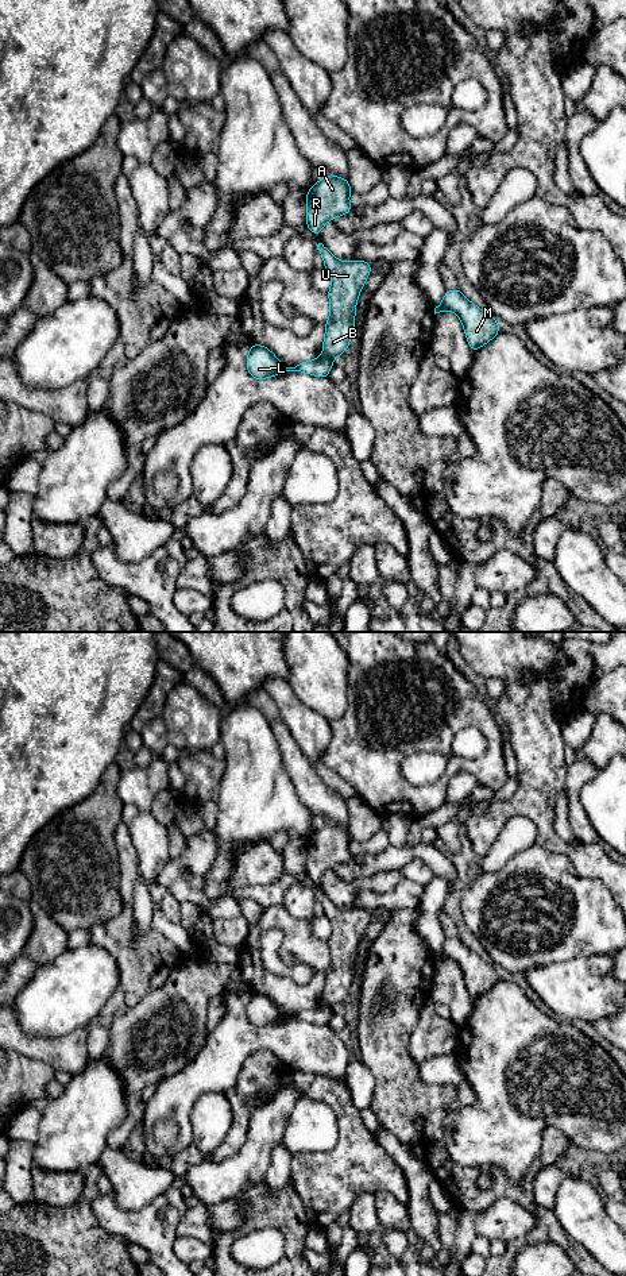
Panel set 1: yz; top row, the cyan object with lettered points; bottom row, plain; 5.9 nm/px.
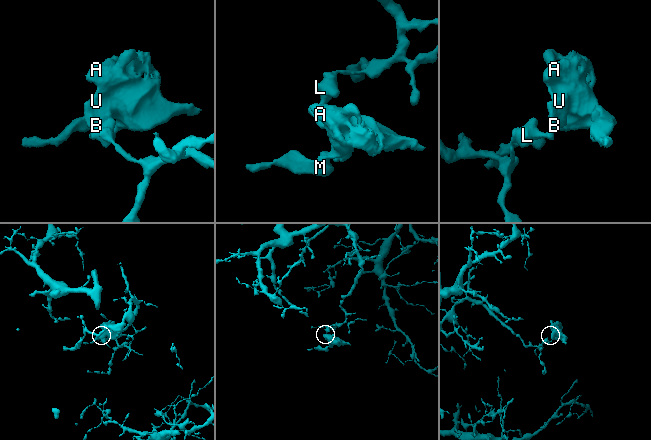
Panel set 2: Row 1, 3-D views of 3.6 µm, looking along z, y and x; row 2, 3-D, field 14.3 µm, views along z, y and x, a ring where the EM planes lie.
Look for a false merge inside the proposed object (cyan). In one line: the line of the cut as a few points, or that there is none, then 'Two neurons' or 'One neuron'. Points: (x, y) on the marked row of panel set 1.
Split along yz (323, 353), (332, 359). Two neurons

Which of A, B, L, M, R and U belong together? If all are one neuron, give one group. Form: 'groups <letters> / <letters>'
groups A B M R U / L

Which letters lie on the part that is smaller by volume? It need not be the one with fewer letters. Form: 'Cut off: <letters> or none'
Cut off: A, B, M, R, U

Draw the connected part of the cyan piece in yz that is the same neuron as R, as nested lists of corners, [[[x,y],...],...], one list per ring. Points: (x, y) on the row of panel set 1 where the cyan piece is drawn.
[[[333,174],[314,182],[306,193],[306,227],[320,235],[328,221],[347,215],[353,208],[349,204],[351,192],[348,180]]]

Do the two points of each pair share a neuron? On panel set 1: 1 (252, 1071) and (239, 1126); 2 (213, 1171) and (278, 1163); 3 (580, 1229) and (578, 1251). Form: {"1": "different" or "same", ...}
{"1": "same", "2": "different", "3": "different"}

